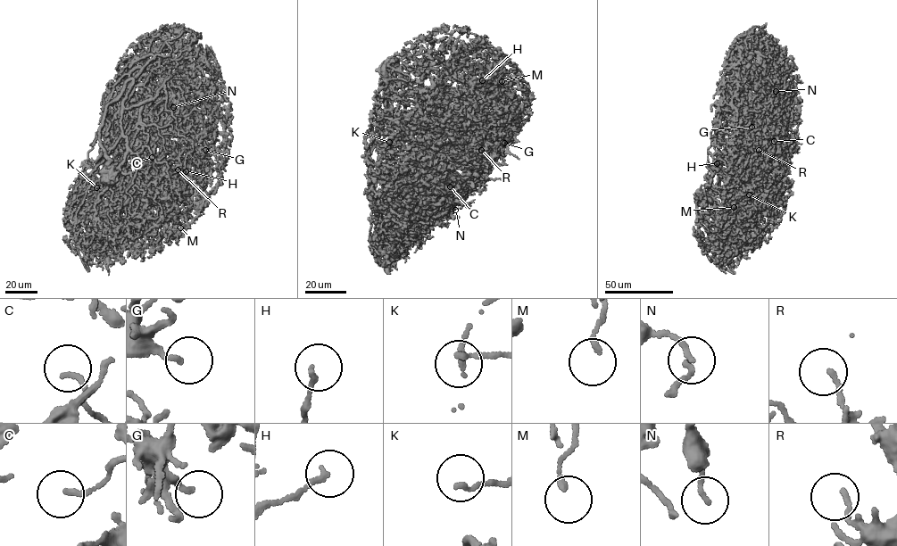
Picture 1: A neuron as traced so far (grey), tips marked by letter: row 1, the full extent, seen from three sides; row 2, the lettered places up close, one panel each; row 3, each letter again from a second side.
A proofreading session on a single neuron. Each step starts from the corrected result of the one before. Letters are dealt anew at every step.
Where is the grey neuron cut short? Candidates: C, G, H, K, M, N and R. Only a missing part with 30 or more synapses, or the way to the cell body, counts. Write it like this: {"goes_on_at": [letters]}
{"goes_on_at": []}

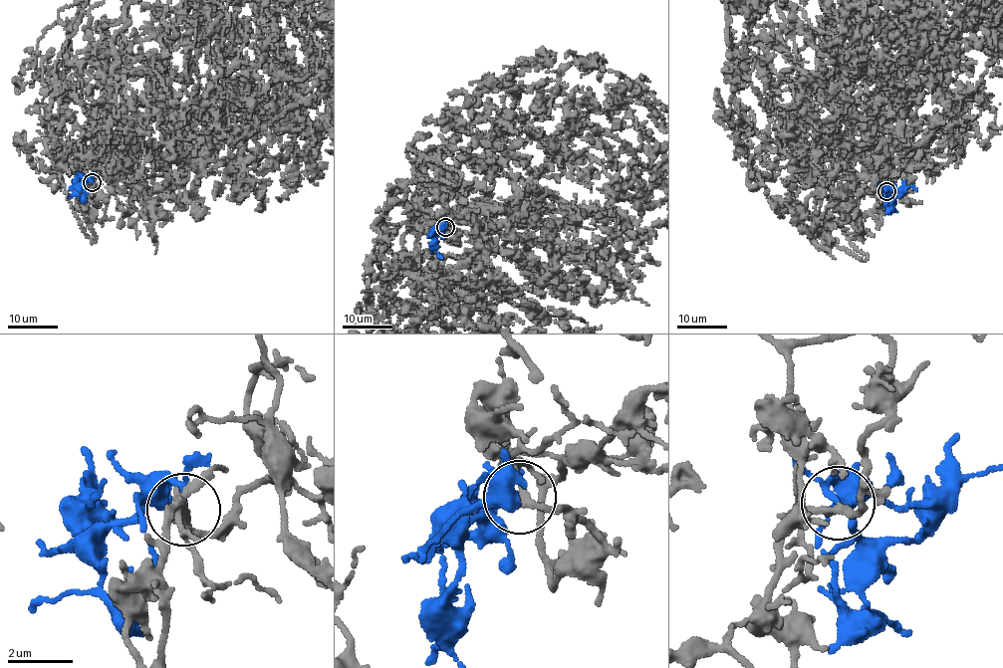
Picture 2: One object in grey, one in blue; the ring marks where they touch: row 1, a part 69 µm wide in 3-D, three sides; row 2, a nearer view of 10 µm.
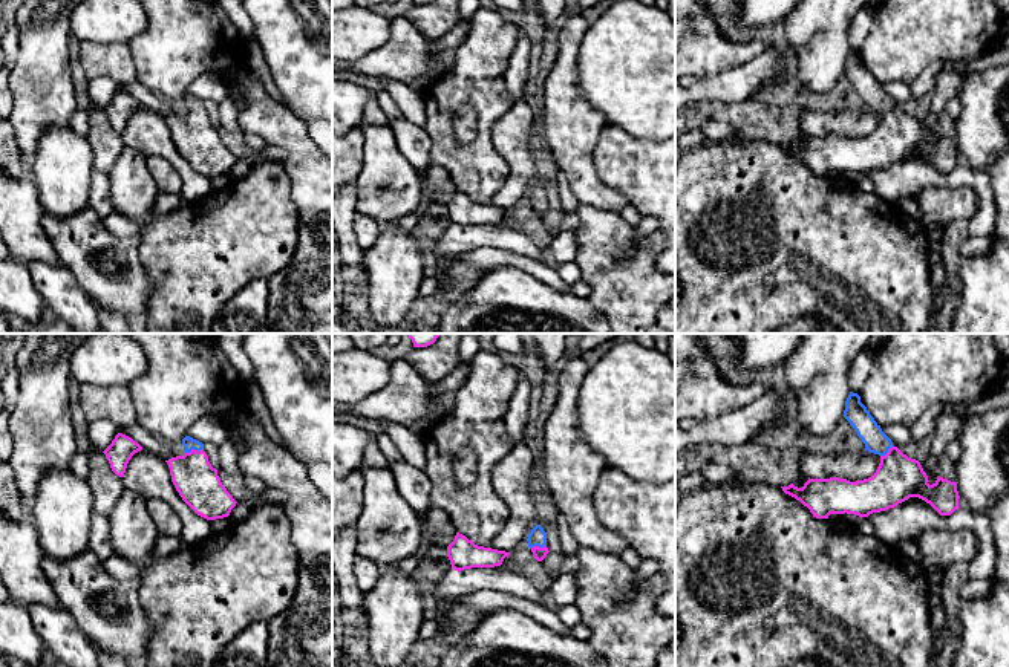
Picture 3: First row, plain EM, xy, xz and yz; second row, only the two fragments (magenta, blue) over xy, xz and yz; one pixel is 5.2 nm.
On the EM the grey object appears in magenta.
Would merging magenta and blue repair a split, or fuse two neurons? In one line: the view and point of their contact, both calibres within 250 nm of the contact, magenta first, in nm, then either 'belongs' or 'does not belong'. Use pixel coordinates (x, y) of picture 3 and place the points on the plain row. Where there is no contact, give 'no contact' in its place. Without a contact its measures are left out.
contact xy (193, 107); calibres 220 and 70 nm; belongs

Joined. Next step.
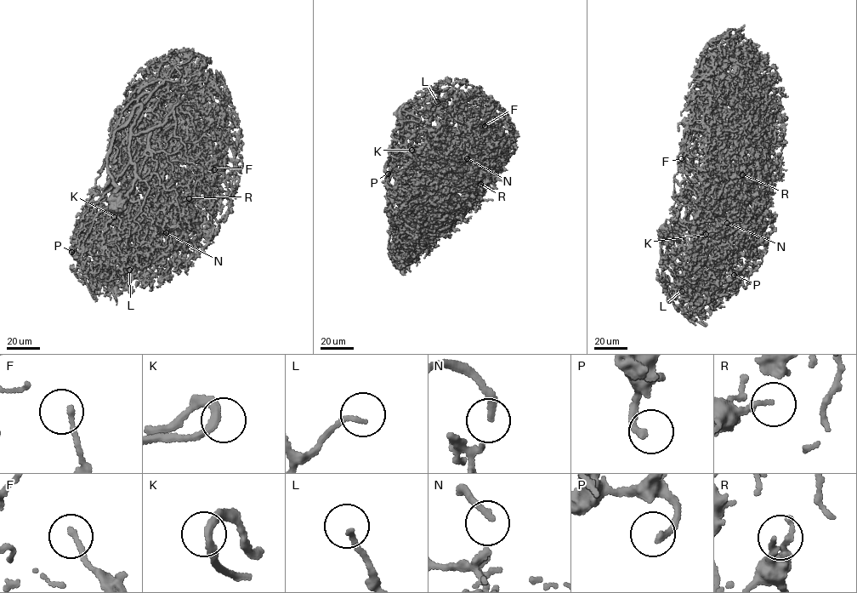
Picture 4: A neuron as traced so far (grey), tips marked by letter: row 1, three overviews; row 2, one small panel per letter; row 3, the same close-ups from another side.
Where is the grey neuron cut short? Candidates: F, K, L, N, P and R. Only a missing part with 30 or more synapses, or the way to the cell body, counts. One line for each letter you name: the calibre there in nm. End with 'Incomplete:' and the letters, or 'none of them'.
L: 150 nm thick
N: 160 nm thick
P: 200 nm thick
Incomplete: L, N, P

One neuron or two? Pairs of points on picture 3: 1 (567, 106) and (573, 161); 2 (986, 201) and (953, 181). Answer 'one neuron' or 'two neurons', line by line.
1: one neuron
2: one neuron

